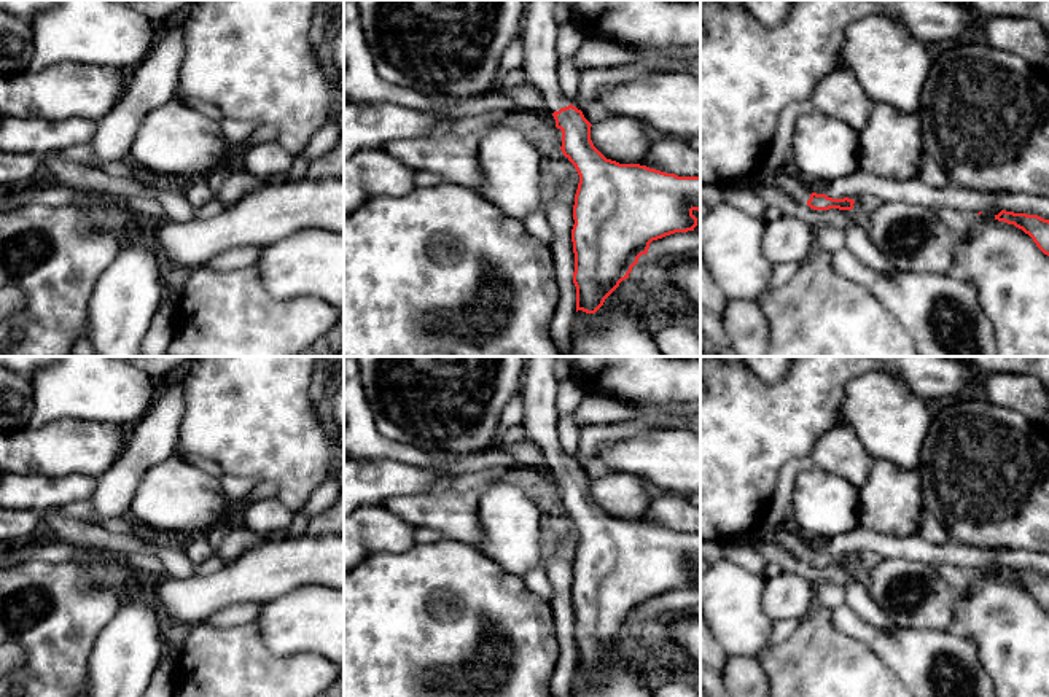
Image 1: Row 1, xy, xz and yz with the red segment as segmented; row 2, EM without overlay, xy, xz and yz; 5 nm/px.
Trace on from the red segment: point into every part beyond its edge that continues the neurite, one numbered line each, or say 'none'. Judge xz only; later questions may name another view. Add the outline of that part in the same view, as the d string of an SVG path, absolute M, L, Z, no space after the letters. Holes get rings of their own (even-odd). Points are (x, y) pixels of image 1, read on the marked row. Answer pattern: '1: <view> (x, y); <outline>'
1: xz (540, 29); M525 0L522 27L524 62L527 83L536 86L546 100L546 113L570 105L559 86L557 32L554 18L557 0Z

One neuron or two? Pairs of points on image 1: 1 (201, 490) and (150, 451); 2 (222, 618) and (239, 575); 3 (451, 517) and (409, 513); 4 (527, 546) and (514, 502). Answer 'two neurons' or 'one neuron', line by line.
1: two neurons
2: two neurons
3: one neuron
4: one neuron

